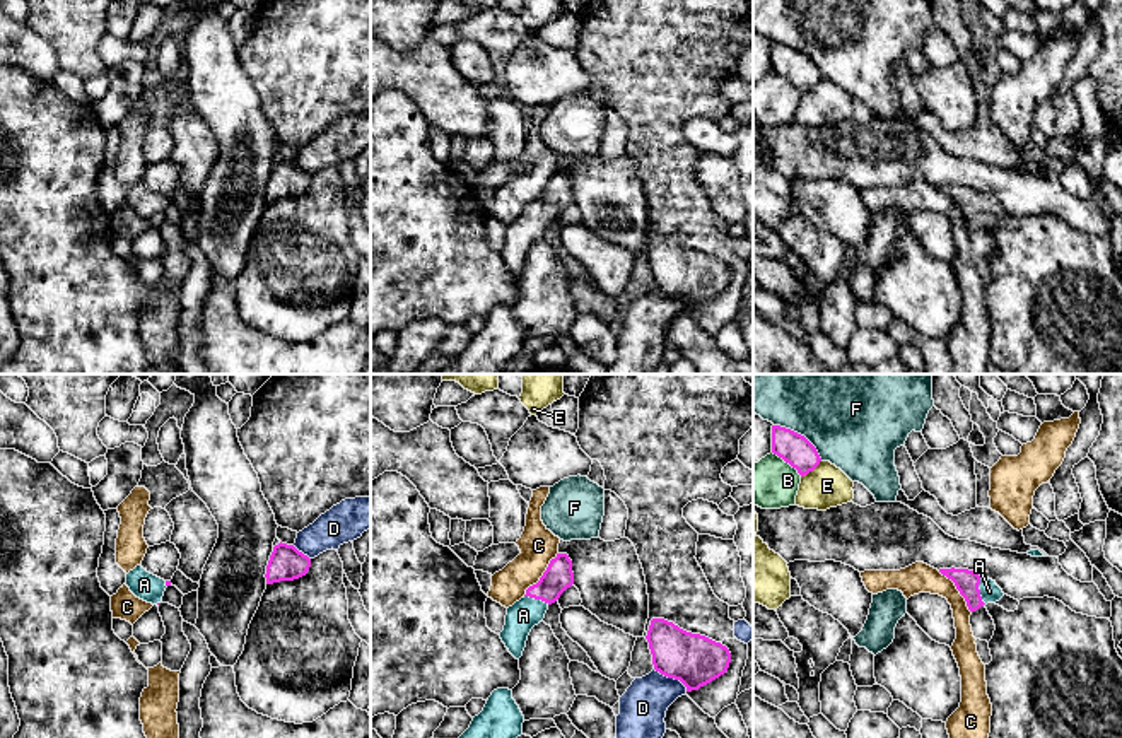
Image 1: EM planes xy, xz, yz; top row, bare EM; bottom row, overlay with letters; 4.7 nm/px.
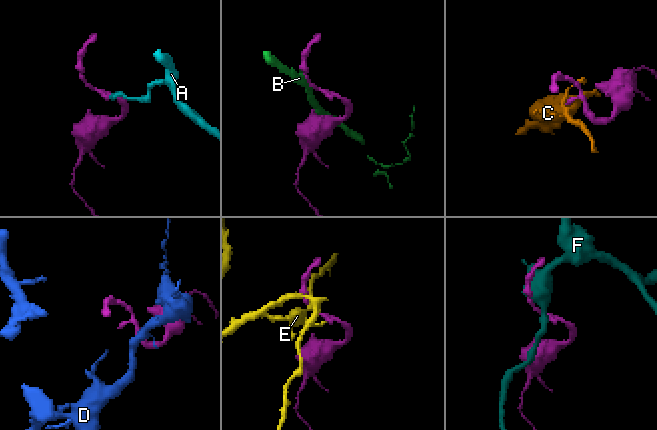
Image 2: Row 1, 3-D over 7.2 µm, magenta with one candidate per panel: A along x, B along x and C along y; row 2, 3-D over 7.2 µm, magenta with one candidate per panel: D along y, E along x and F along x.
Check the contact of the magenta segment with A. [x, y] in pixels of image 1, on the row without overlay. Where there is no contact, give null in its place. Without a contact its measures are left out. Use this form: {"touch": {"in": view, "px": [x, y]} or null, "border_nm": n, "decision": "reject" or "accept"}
{"touch": {"in": "yz", "px": [979, 209]}, "border_nm": 130, "decision": "accept"}

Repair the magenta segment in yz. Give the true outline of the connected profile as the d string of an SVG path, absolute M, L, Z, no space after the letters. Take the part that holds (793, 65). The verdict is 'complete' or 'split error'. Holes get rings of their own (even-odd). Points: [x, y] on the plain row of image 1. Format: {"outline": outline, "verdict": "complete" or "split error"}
{"outline": "M772 43L772 70L796 85L801 94L821 79L816 65L804 53L780 43Z", "verdict": "complete"}

